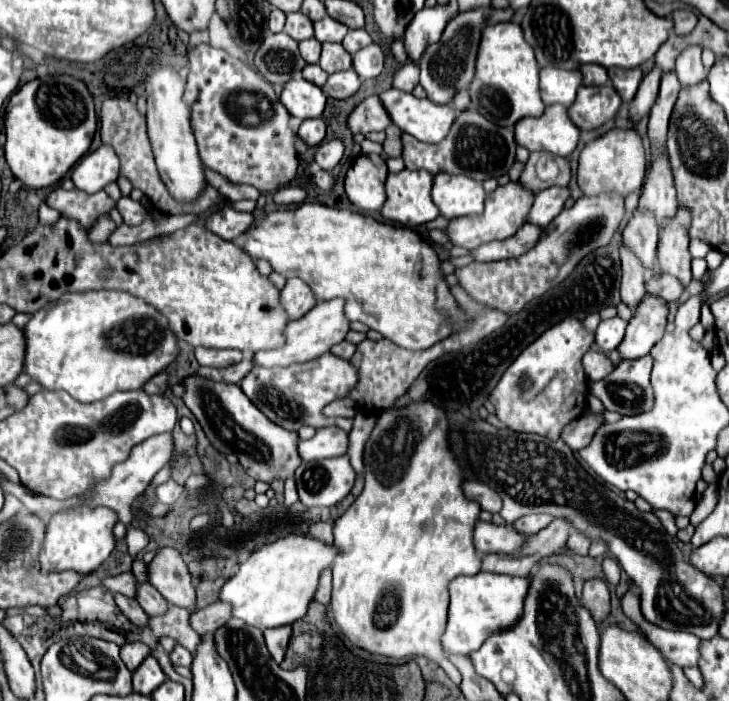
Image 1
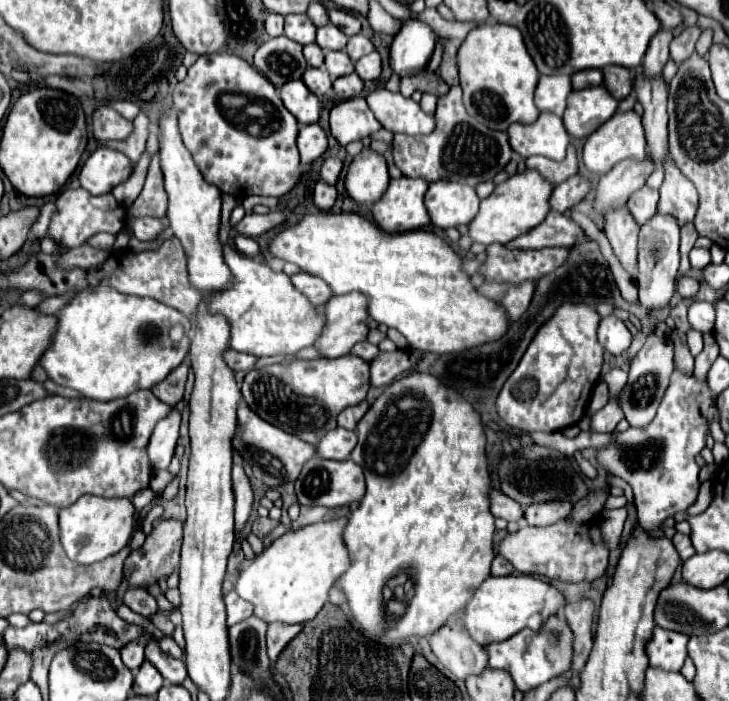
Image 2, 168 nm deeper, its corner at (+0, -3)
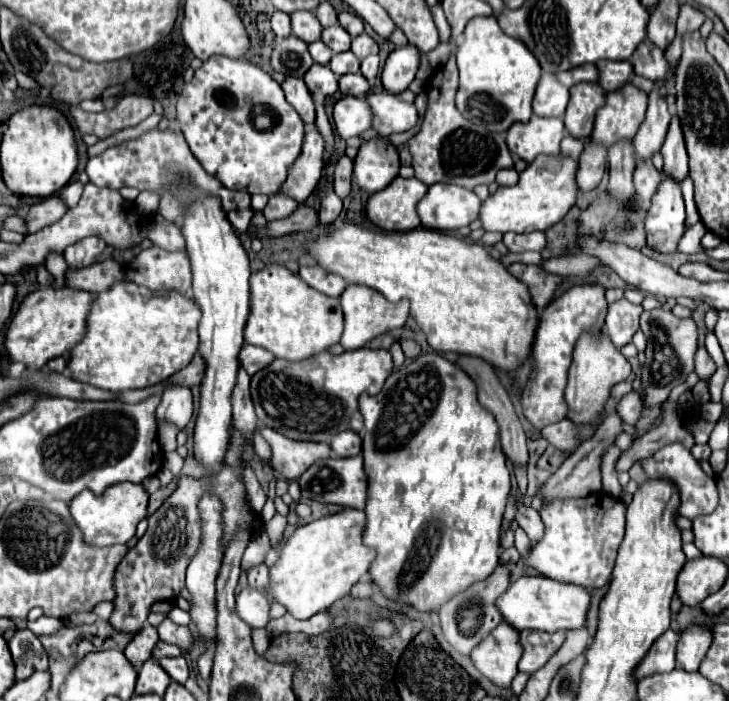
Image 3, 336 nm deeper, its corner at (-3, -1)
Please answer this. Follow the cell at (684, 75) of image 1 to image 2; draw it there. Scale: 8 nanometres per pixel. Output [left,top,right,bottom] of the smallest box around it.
[670,27,700,63]

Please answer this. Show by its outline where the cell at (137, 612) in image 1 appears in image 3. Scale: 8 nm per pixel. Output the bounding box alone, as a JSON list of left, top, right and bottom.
[159,655,189,683]

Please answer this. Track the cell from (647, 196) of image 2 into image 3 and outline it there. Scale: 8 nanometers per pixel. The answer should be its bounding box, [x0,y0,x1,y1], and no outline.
[633,161,663,205]

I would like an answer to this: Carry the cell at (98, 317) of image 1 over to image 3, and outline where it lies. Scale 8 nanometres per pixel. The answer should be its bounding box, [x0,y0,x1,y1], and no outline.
[67,283,201,389]

